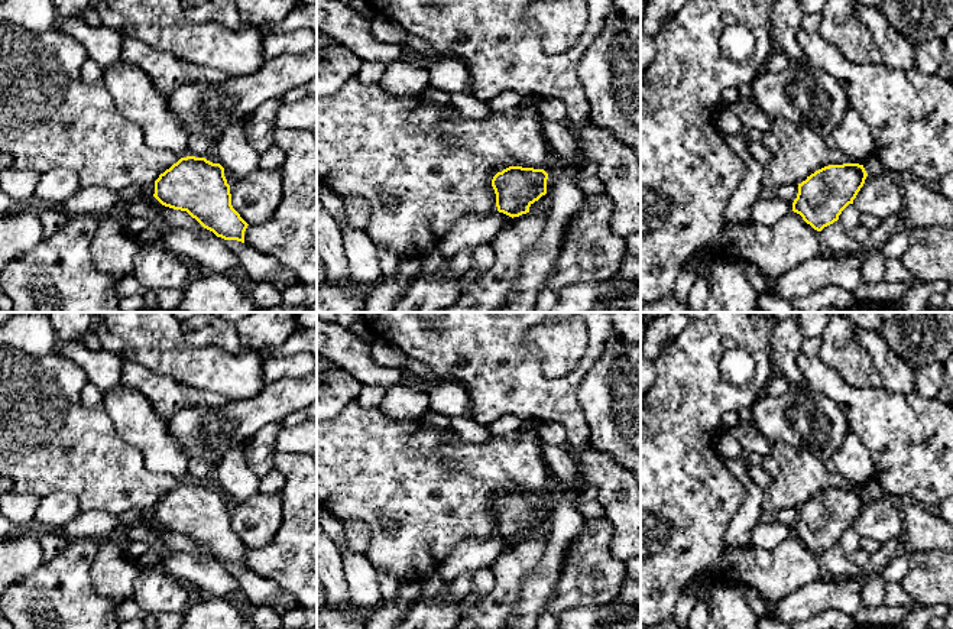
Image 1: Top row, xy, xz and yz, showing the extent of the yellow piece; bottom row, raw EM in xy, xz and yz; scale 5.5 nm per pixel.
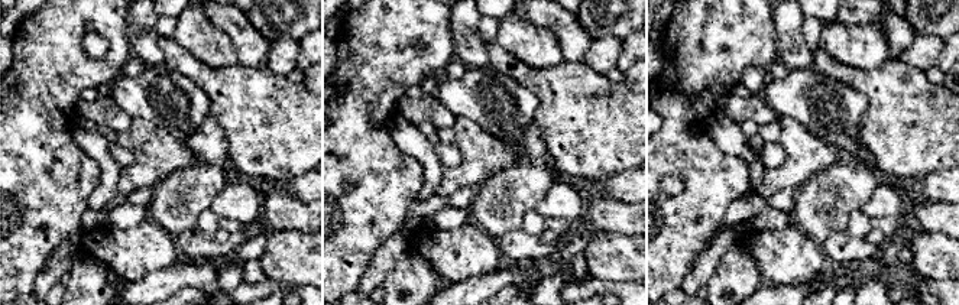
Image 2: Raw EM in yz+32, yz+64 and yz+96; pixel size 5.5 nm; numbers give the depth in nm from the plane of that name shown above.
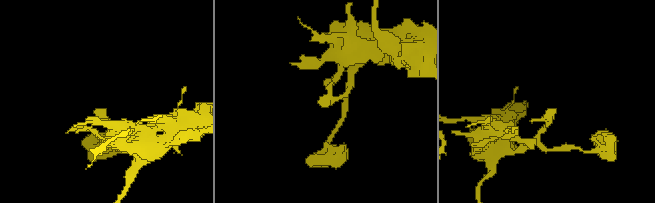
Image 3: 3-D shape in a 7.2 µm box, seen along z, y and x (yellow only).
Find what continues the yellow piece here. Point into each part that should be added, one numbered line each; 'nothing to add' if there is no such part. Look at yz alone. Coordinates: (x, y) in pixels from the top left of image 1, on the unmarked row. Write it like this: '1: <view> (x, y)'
1: yz (852, 461)

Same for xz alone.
nothing to add

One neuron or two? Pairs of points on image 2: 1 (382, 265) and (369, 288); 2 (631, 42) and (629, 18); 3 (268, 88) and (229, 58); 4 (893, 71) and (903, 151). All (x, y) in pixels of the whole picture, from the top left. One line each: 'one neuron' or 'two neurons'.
1: one neuron
2: two neurons
3: two neurons
4: one neuron

